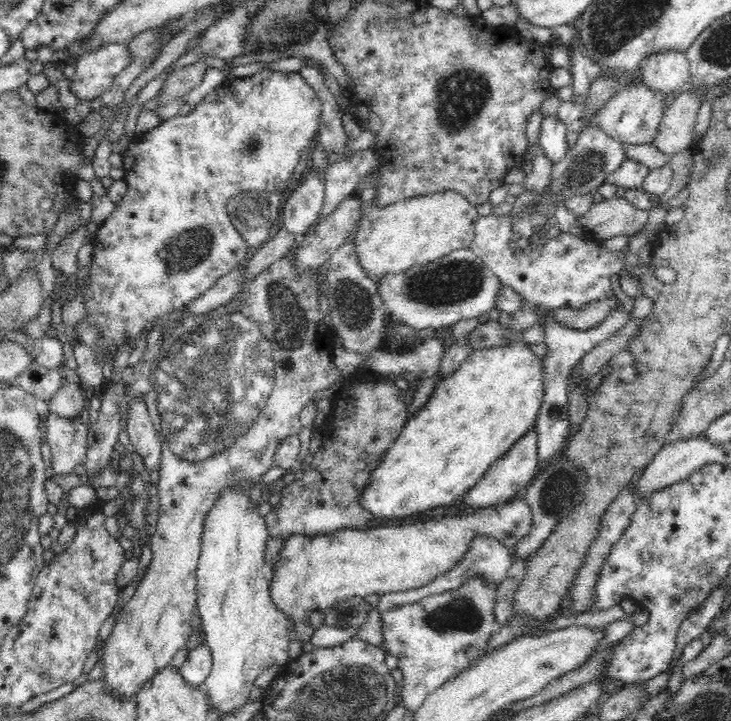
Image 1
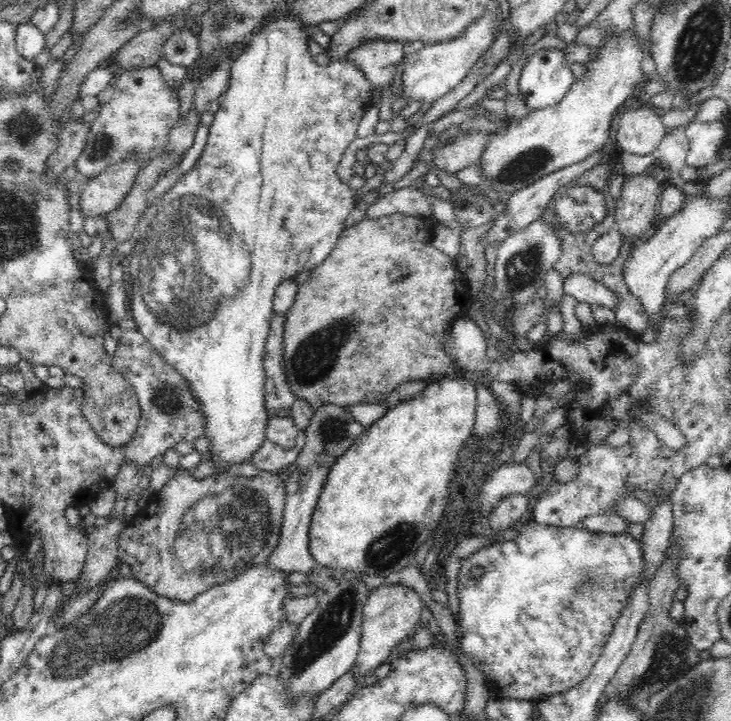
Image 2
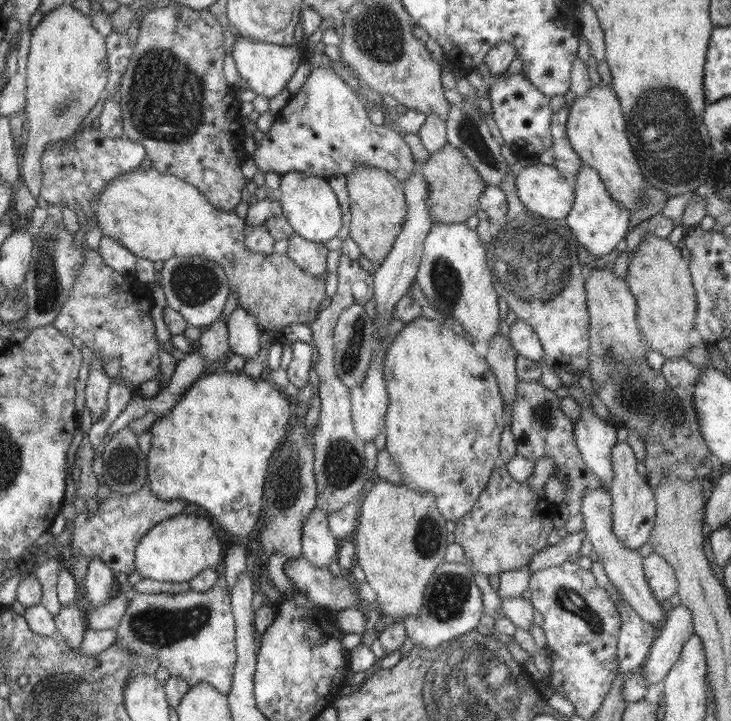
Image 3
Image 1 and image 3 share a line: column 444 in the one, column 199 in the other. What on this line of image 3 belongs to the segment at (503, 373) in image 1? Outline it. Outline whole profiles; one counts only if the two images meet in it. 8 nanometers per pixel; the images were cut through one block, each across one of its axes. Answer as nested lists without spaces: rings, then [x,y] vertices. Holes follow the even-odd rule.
[[[221,369],[200,375],[172,410],[166,416],[156,418],[149,428],[152,440],[146,460],[150,490],[165,501],[194,502],[210,512],[228,534],[240,539],[247,536],[260,518],[268,460],[294,422],[293,403],[274,389],[272,382],[253,379],[244,372],[231,373]]]

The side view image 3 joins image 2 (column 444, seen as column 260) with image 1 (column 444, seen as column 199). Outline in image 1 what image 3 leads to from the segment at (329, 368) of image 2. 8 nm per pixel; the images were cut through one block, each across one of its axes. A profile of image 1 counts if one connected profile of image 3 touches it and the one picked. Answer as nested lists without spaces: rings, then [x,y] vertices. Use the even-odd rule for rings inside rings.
[[[375,170],[374,173],[362,178],[359,183],[362,185],[359,197],[363,205],[363,220],[354,239],[358,261],[360,261],[362,269],[366,271],[366,275],[376,284],[385,274],[398,274],[417,264],[428,264],[448,256],[450,252],[457,249],[469,249],[475,238],[475,223],[476,220],[479,220],[479,213],[477,207],[473,206],[462,194],[454,190],[438,191],[430,196],[416,196],[416,198],[402,200],[379,208],[376,205],[379,182],[380,173]]]

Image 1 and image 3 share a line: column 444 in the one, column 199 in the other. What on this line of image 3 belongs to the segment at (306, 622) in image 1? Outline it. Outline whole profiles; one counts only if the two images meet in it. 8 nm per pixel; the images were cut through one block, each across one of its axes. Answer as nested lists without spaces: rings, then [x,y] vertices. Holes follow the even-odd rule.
[[[180,513],[152,525],[150,530],[140,539],[135,550],[135,570],[139,572],[143,578],[150,578],[152,580],[159,580],[164,582],[189,582],[202,570],[211,568],[216,570],[218,564],[222,564],[222,546],[220,545],[220,538],[213,529],[212,520],[204,517],[187,515]]]

